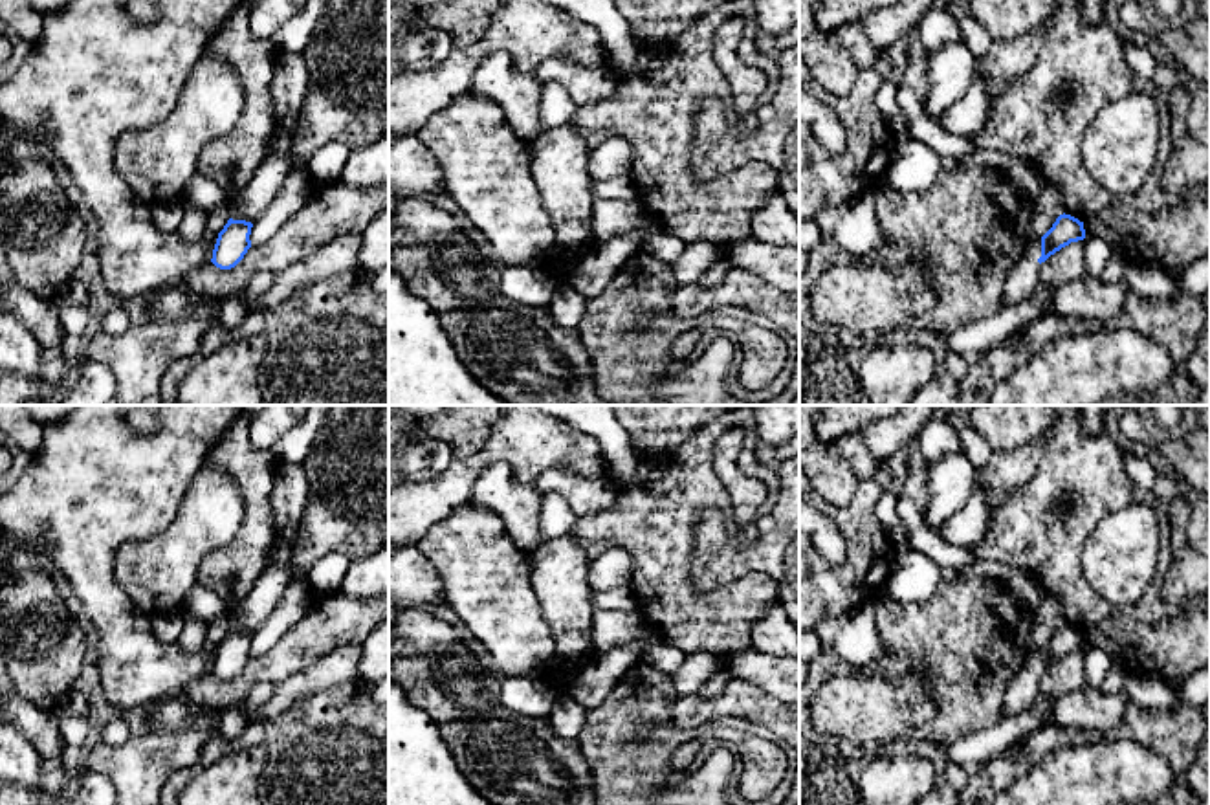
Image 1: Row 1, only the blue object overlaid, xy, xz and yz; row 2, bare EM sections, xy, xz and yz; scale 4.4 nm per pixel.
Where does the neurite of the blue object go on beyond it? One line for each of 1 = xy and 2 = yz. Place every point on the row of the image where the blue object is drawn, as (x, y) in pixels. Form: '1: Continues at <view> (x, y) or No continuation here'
1: No continuation here
2: No continuation here

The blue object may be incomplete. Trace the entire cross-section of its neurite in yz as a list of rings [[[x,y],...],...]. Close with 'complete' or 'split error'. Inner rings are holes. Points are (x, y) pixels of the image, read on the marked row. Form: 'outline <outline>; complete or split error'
outline [[[1060,215],[1052,227],[1041,237],[1041,257],[1038,262],[1045,262],[1050,255],[1069,246],[1071,242],[1078,242],[1085,238],[1084,222],[1071,215]]]; complete

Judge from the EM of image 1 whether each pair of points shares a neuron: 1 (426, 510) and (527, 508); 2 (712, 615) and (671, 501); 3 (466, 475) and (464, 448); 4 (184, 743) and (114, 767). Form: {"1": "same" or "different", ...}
{"1": "different", "2": "same", "3": "different", "4": "same"}

